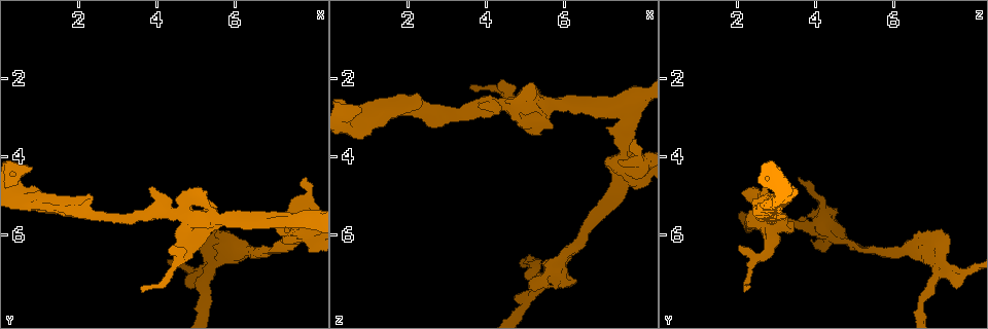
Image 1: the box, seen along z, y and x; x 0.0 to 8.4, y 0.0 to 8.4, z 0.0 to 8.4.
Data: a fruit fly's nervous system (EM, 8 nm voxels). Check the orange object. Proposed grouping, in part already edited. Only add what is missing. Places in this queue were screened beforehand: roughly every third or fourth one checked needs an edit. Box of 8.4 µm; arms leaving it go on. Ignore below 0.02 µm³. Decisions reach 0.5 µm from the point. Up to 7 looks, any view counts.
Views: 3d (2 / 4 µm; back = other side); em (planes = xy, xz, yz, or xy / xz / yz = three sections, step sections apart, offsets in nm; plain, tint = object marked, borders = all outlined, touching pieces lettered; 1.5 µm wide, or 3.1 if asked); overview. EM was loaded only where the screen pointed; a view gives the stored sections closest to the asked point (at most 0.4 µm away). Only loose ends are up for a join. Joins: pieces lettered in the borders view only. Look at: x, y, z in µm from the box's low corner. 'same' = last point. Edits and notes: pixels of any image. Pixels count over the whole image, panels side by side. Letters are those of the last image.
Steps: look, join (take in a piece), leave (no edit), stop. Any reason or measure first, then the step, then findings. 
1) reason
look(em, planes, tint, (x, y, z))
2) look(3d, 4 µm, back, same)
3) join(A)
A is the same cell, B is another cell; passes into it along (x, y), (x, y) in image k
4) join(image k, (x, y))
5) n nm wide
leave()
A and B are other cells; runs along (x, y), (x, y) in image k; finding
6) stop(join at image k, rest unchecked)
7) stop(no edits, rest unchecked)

an open end
look(em, planes, borders, (5.20, 6.00, 7.40))

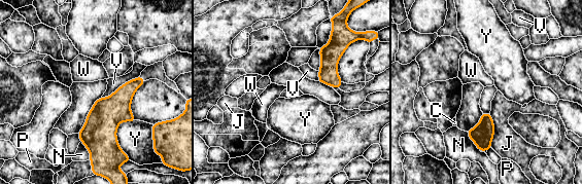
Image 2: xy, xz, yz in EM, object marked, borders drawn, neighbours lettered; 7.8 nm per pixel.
V touches over 340 nm
leave()
C, J, N, P, V, W and Y are other cells; no lettered piece goes on from it

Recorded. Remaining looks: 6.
free end
look(em, yz, step 4, borders, (7.00, 5.75, 4.20))

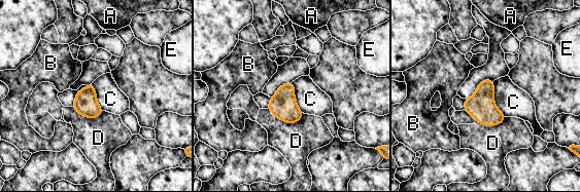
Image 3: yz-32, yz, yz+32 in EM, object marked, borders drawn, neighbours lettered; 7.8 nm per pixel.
look(em, planes, borders, same)

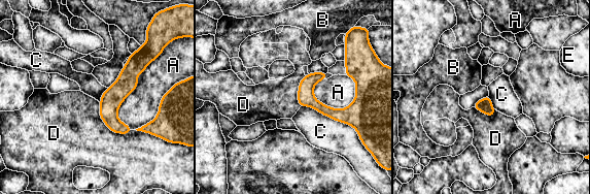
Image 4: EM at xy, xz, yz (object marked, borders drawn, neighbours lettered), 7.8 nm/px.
leave()
A, B, C, D and E are other cells; border along (301, 105), (313, 107), (356, 130) in image 4; no lettered piece goes on from it

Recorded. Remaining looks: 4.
thick end
look(3d, 4 µm, (0.80, 4.35, 2.80))

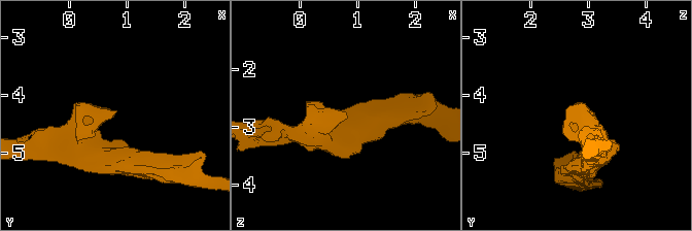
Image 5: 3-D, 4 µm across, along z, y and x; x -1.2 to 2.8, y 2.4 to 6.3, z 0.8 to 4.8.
need the tissue
look(em, yz, step 4, borders, (0.80, 4.35, 2.80))

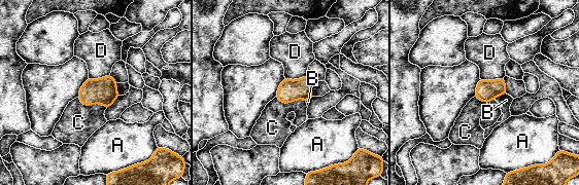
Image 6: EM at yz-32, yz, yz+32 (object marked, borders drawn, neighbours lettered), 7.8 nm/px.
C touches over 240 nm
leave()
A, B, C and D are other cells; border along (77, 98), (106, 108) in image 6; no lettered piece goes on from it

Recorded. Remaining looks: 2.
stop(no edits, rest unchecked)

